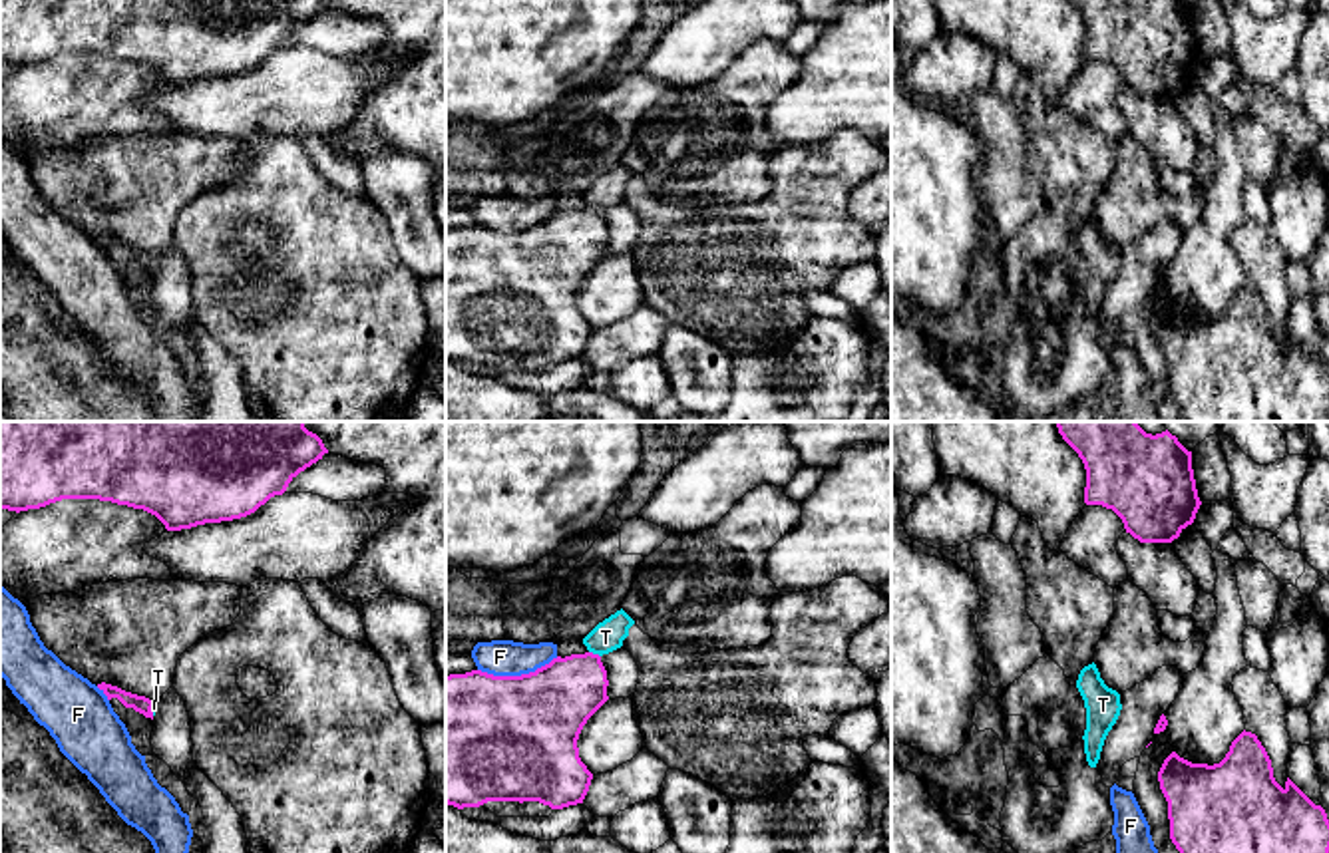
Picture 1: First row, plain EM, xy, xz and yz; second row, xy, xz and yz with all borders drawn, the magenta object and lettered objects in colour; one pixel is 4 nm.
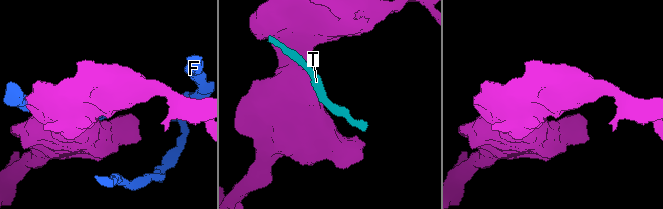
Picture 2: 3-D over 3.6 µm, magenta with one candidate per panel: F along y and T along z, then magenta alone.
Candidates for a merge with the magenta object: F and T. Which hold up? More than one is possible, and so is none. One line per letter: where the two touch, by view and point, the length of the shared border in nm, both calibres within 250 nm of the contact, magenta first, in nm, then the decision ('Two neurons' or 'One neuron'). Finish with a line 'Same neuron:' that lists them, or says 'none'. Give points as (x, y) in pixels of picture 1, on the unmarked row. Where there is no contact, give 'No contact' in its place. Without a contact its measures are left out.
F: Touches magenta at xz (518, 231). Shared border 340 nm. Thickness 500 nm (magenta) against 140 nm. Two neurons
T: Touches magenta at xz (595, 209). Shared border 50 nm. Thickness 300 nm (magenta) against 120 nm. Two neurons
Same neuron: none

